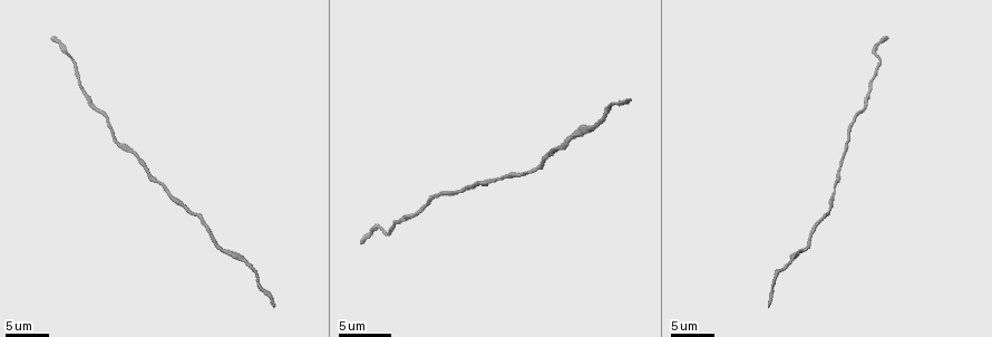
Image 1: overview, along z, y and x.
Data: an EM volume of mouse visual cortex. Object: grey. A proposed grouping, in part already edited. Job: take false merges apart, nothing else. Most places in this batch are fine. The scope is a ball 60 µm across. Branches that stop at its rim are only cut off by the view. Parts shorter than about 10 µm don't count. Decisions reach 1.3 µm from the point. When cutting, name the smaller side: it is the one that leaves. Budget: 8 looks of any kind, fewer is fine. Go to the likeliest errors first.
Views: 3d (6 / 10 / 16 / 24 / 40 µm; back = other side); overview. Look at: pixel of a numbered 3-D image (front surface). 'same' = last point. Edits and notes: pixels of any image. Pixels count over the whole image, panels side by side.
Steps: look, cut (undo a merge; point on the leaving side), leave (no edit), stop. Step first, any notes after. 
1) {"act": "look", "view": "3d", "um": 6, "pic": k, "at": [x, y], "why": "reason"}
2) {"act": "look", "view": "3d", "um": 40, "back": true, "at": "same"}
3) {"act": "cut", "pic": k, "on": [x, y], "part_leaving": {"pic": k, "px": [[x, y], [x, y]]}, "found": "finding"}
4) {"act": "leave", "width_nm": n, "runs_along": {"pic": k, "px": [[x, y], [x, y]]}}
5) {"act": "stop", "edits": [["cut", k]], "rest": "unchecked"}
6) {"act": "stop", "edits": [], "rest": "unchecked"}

{"act": "look", "view": "3d", "um": 10, "pic": 1, "at": [589, 131], "why": "calibre changes"}

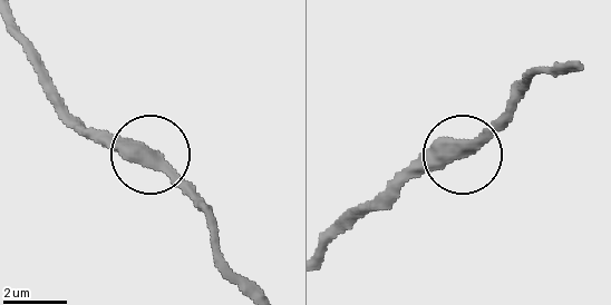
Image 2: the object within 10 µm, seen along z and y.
{"act": "leave", "runs_along": {"pic": 2, "px": [[329, 235], [473, 147], [511, 109]]}, "found": "continuous, no second neuron"}

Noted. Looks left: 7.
{"act": "look", "view": "3d", "um": 10, "pic": 1, "at": [134, 154], "why": "thick turns thin"}

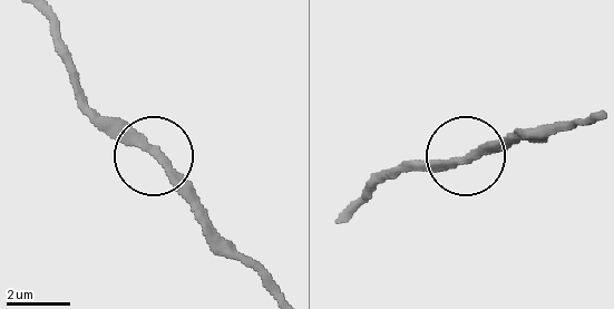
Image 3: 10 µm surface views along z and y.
{"act": "leave", "runs_along": {"pic": 3, "px": [[546, 136], [391, 167]]}, "found": "continuous, no second neuron"}

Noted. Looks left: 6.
{"act": "look", "view": "3d", "um": 10, "pic": 1, "at": [156, 183]}

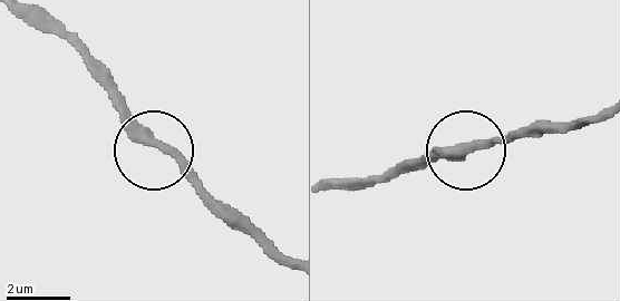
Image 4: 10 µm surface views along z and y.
{"act": "leave", "runs_along": {"pic": 4, "px": [[466, 154], [506, 138], [535, 138]]}, "found": "continuous, no second neuron"}

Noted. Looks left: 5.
{"act": "look", "view": "3d", "um": 10, "pic": 1, "at": [867, 93], "why": "calibre changes"}

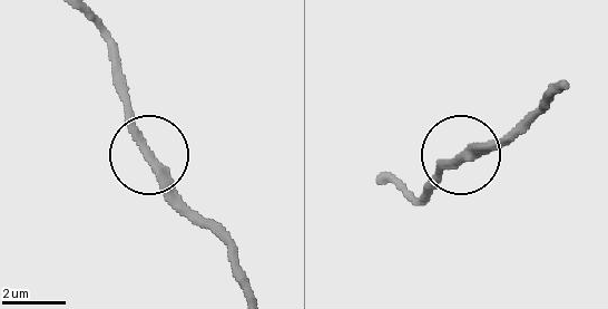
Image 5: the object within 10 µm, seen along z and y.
{"act": "look", "view": "3d", "um": 10, "back": true, "pic": 5, "at": [468, 157]}

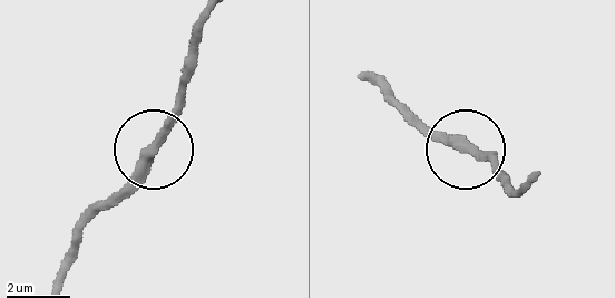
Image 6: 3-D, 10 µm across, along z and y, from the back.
{"act": "leave", "found": "continuous, no second neuron"}

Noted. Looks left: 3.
{"act": "stop", "edits": [], "rest": "unchecked"}

